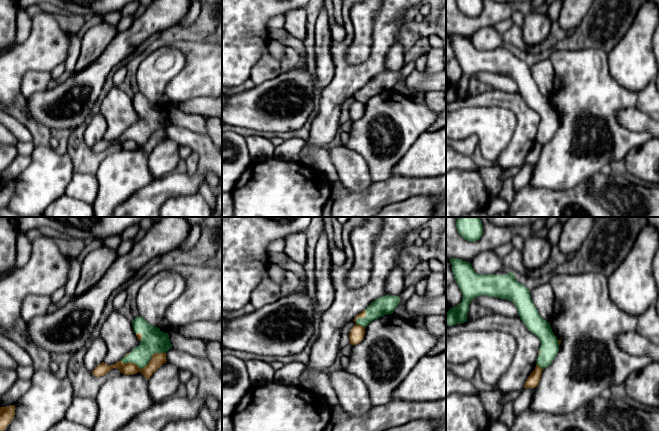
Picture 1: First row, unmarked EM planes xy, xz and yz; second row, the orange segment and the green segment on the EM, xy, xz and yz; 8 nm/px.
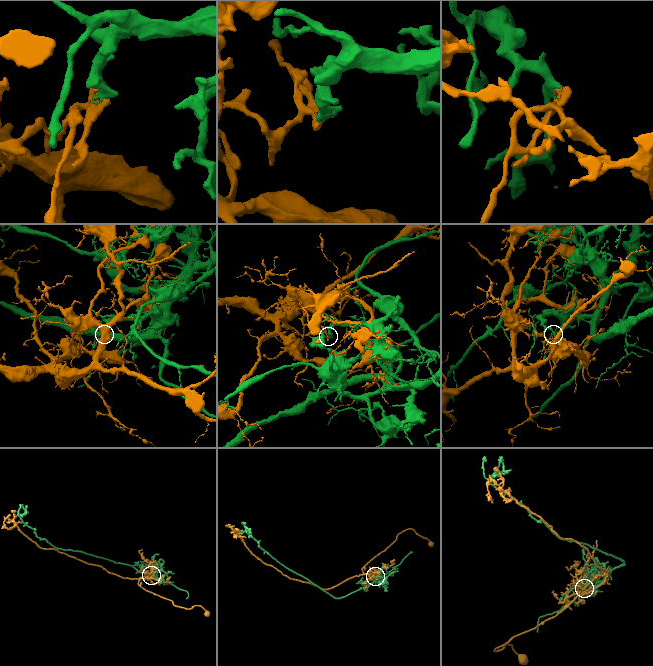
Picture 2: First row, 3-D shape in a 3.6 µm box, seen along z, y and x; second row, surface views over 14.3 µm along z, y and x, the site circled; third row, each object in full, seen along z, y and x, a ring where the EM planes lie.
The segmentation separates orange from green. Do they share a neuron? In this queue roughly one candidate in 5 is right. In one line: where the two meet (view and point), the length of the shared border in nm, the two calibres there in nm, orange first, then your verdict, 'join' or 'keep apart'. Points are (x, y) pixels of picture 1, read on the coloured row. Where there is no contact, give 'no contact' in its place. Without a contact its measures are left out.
xy (145, 366) | 380 nm | 100/190 nm | keep apart

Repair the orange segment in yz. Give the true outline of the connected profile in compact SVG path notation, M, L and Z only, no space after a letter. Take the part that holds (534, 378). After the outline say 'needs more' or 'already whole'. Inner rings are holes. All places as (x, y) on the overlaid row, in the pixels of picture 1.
M536 364L535 370L528 377L524 388L535 388L540 381L542 371L543 369Z | already whole

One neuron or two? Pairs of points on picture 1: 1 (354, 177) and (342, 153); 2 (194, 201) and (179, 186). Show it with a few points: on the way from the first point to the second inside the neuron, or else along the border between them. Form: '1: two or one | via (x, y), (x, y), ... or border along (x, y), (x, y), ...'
1: one | via (353, 171), (344, 159)
2: two | border along (197, 192), (191, 195), (173, 196), (165, 201)

